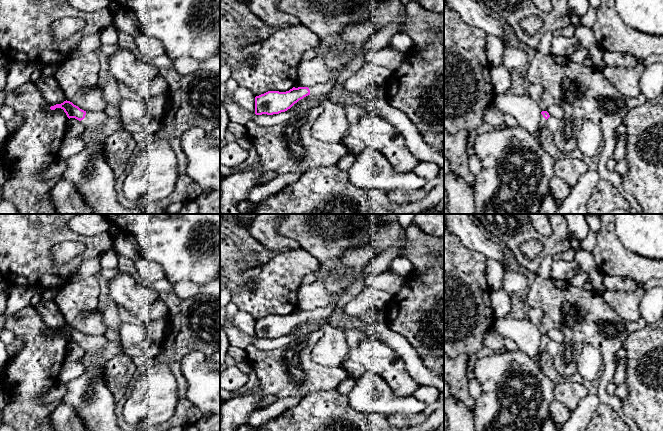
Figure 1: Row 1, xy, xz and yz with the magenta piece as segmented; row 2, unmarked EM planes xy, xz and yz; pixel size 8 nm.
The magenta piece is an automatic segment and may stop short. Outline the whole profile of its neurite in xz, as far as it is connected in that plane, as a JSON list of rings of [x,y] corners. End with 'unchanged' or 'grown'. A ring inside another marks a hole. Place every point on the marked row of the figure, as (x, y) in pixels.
[[[372,23],[349,24],[345,26],[339,36],[331,39],[330,45],[320,49],[320,56],[333,74],[331,81],[309,87],[293,87],[289,91],[268,91],[255,97],[256,115],[273,115],[285,112],[295,103],[308,95],[330,93],[336,80],[350,62],[358,56],[360,49],[367,43],[374,33]]]; grown

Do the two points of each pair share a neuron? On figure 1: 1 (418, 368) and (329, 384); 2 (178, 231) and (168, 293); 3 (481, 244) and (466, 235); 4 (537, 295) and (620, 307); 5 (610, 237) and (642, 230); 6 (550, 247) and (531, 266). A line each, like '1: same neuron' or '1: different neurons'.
1: different neurons
2: different neurons
3: same neuron
4: different neurons
5: different neurons
6: same neuron

